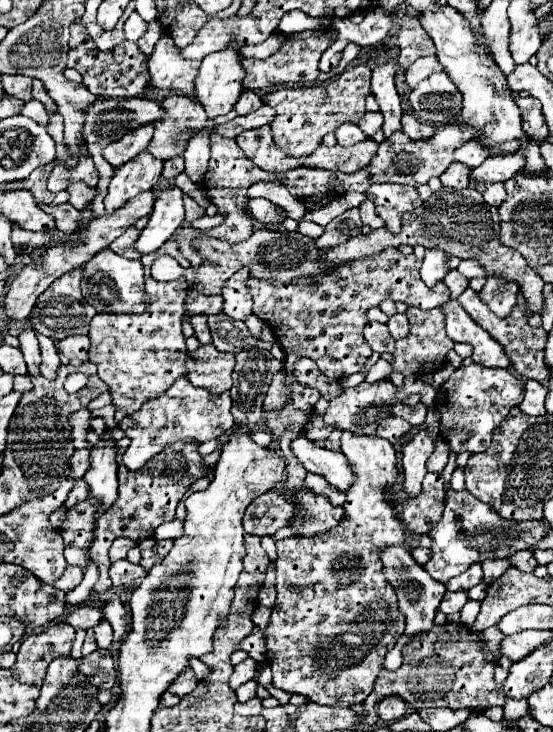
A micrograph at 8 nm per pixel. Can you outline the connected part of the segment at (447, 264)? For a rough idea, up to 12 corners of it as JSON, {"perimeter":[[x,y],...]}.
{"perimeter":[[426,249],[422,281],[434,287],[456,269],[458,257],[442,249]]}

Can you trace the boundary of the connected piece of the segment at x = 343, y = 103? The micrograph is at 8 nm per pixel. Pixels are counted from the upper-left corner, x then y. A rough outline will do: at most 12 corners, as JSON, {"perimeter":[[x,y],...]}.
{"perimeter":[[370,67],[328,83],[278,87],[274,143],[306,157],[366,113]]}

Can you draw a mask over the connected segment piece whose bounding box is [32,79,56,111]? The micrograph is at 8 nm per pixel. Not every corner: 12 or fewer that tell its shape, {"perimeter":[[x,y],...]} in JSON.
{"perimeter":[[32,79],[32,97],[44,103],[46,111],[54,109],[50,95],[38,79]]}

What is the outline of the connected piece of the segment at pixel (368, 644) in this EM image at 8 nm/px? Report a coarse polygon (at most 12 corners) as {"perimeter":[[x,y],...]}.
{"perimeter":[[342,433],[336,529],[276,541],[274,687],[352,707],[404,633],[378,435]]}

